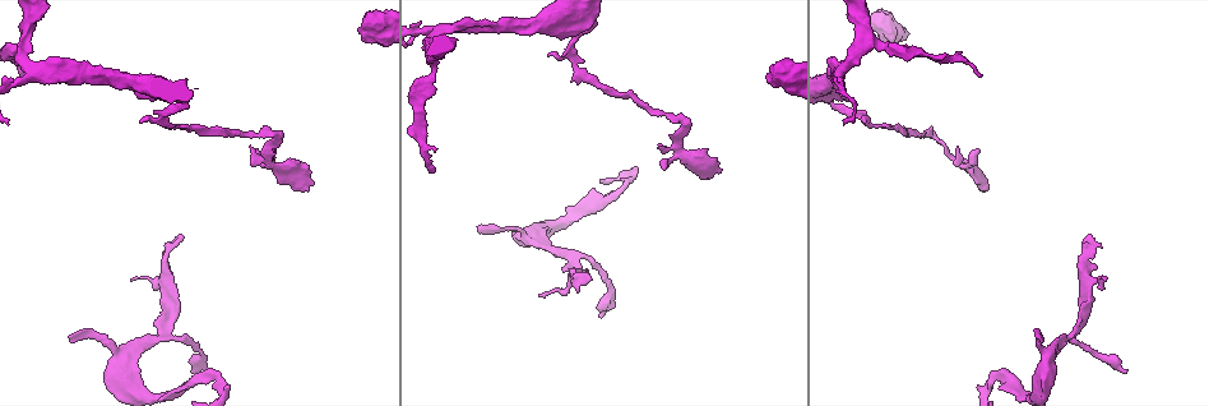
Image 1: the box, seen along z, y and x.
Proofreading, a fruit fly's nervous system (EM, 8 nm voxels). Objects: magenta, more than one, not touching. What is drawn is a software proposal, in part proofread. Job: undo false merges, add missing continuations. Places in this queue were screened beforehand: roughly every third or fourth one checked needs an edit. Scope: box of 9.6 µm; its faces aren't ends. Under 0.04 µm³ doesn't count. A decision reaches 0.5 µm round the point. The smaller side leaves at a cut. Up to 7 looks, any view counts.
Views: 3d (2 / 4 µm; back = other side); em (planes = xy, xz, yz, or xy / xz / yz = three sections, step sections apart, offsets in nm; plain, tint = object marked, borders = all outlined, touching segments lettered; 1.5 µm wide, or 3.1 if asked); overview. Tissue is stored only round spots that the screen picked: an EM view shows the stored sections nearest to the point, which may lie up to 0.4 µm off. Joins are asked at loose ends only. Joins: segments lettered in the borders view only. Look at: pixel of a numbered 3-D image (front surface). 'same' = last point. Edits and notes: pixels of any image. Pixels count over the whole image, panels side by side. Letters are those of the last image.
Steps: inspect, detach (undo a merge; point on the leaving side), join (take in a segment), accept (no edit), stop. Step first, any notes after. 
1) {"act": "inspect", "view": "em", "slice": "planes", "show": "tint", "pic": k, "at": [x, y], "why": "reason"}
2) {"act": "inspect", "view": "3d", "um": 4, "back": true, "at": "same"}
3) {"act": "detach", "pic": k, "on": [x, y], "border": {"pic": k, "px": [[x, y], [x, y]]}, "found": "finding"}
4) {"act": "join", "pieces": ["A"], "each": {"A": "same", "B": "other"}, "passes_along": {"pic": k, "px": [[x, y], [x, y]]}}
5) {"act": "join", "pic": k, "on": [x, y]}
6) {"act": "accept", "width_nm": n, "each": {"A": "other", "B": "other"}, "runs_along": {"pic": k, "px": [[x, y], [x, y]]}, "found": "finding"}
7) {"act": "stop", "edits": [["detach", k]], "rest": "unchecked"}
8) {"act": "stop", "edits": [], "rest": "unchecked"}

{"act": "inspect", "view": "3d", "um": 4, "pic": 1, "at": [313, 183], "why": "branch stops here"}

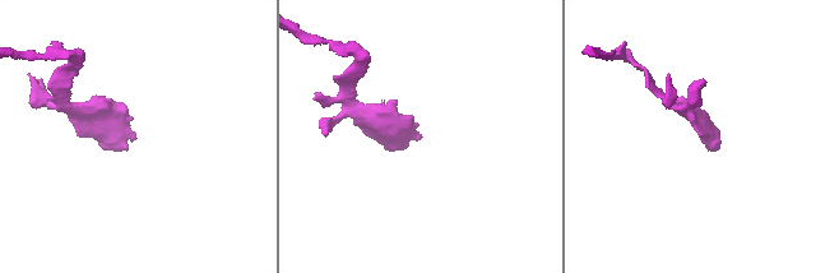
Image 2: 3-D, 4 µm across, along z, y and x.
{"act": "inspect", "view": "em", "slice": "planes", "show": "borders", "pic": 2, "at": [135, 136]}

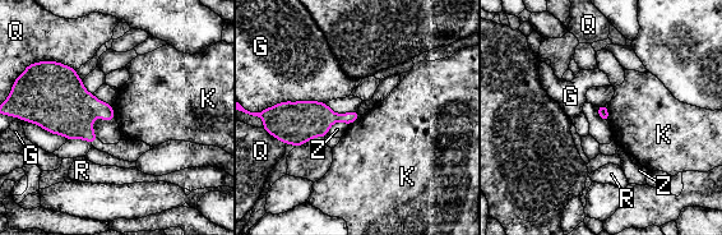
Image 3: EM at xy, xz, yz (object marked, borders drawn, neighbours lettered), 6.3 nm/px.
{"act": "accept", "each": {"G": "other", "K": "other", "Q": "other", "R": "other", "Z": "other"}, "border": {"pic": 3, "px": [[606, 104], [609, 121]]}, "found": "no lettered segment goes on from it"}

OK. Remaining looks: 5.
{"act": "inspect", "view": "em", "slice": "planes", "show": "borders", "pic": 1, "at": [837, 86], "why": "abrupt turn"}

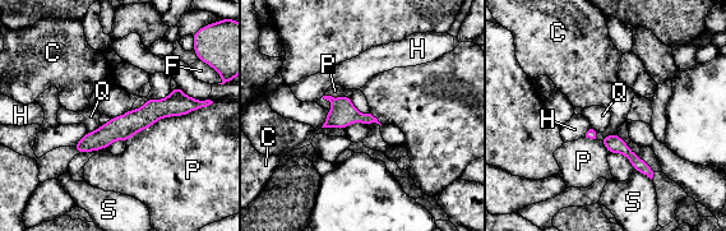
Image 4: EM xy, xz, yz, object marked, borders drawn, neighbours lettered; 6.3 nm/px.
{"act": "accept", "each": {"C": "other", "F": "other", "H": "other", "P": "other", "Q": "other", "S": "other"}, "border": {"pic": 4, "px": [[101, 125], [88, 132]]}, "found": "continuous, no second neuron"}

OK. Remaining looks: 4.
{"act": "inspect", "view": "em", "slice": "xy", "step": 4, "show": "plain", "pic": 1, "at": [21, 73], "why": "branch stops here"}

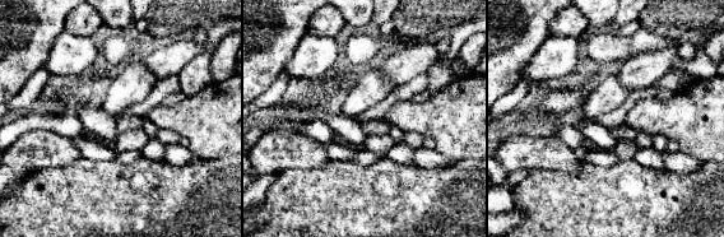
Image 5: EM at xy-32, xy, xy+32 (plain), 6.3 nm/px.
{"act": "inspect", "view": "em", "slice": "xy", "step": 4, "show": "borders", "at": "same"}

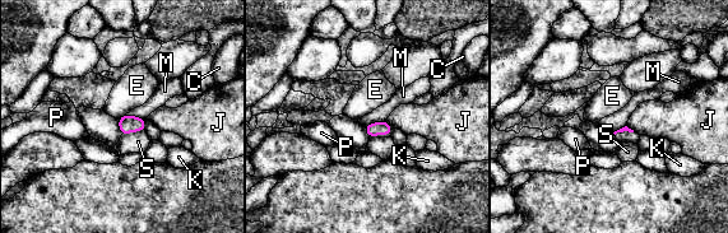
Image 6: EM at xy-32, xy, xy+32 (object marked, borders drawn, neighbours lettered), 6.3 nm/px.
{"act": "accept", "each": {"C": "other", "E": "other", "J": "other", "K": "other", "M": "other", "P": "other", "S": "other"}, "border": {"pic": 6, "px": [[125, 113], [117, 119]]}, "found": "no lettered segment goes on from it"}

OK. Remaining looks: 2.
{"act": "stop", "edits": [], "rest": "unchecked"}

